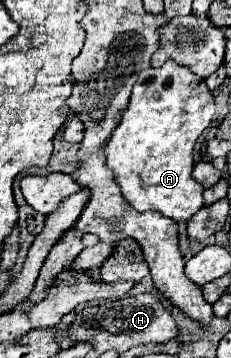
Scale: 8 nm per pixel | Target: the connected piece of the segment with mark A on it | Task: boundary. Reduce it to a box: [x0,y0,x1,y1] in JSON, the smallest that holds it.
[106,61,214,221]

